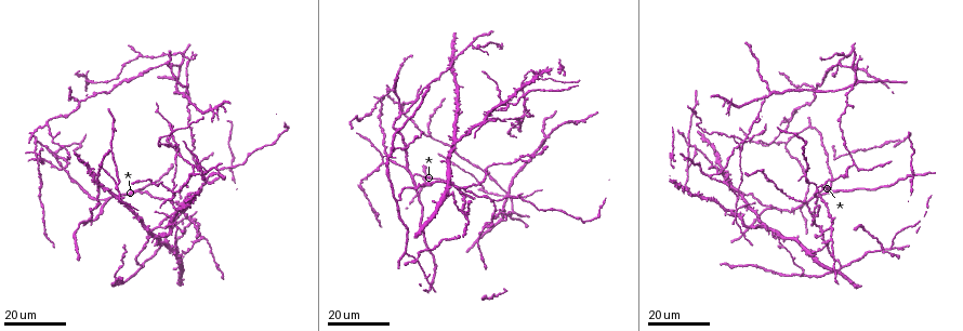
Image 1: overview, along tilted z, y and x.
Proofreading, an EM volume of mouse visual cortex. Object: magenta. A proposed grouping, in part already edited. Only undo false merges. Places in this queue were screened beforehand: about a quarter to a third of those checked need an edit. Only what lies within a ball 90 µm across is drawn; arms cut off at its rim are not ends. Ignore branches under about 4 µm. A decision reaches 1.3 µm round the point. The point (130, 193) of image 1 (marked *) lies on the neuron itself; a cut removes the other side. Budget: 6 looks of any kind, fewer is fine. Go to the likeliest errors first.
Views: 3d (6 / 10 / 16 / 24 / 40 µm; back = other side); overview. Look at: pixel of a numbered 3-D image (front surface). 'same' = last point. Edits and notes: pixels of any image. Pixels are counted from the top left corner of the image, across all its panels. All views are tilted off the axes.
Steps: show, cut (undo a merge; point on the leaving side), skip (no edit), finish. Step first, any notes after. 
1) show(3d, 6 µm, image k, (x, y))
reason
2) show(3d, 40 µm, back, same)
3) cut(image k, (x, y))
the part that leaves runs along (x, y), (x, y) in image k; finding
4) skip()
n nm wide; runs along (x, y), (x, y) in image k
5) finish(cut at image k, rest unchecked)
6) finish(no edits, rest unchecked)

show(3d, 24 µm, image 1, (694, 146))
four arms meet

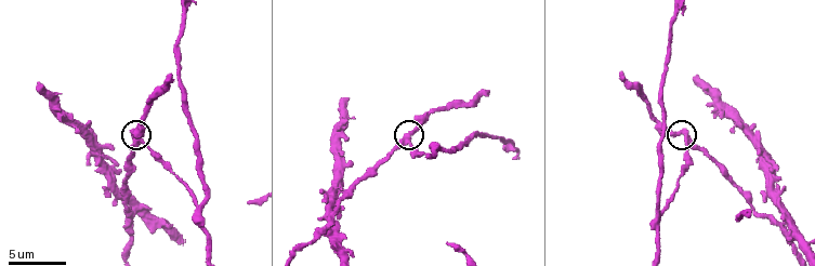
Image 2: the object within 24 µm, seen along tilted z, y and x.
show(3d, 6 µm, image 2, (141, 138))

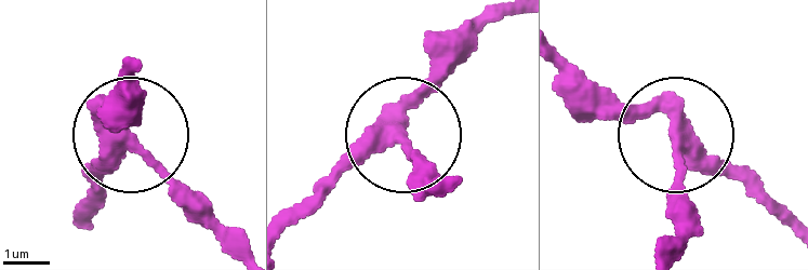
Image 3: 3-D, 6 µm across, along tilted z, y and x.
show(3d, 6 µm, back, image 3, (397, 132))

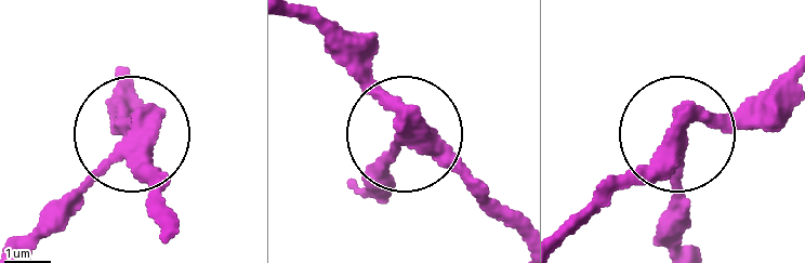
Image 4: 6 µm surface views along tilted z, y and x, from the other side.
skip()
side arm 10 µm; 4 arms; all the same neuron

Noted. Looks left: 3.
show(3d, 16 µm, image 1, (518, 123))
looks like a crossing

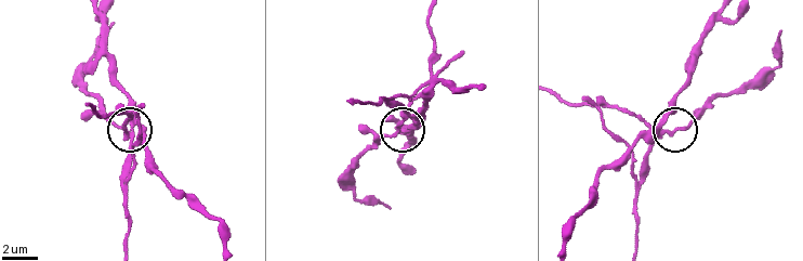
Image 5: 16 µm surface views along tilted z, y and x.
show(3d, 6 µm, image 5, (660, 133))

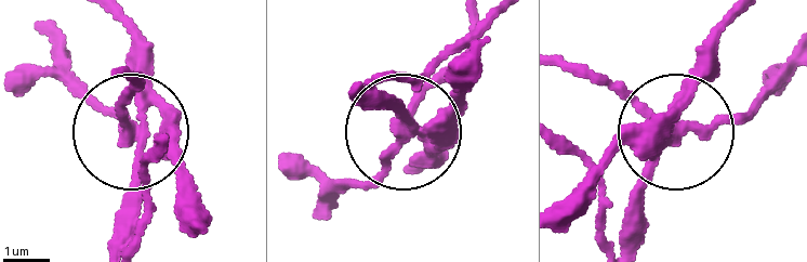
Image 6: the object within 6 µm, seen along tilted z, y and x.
show(3d, 6 µm, back, image 6, (406, 137))

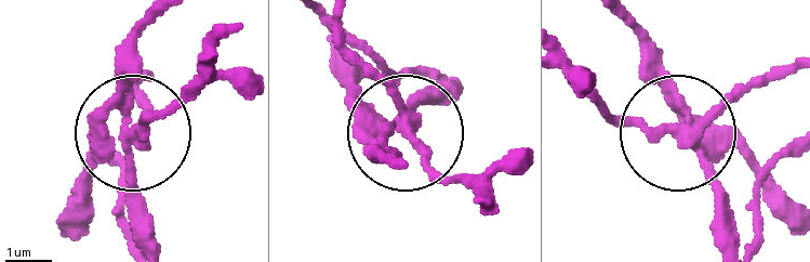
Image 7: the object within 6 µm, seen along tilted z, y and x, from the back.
cut(image 7, (146, 119))
5 arms; the part that leaves runs along (122, 108), (142, 248) in image 7; two neurons meet here

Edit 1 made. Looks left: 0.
finish(cut at image 7, rest unchecked)

